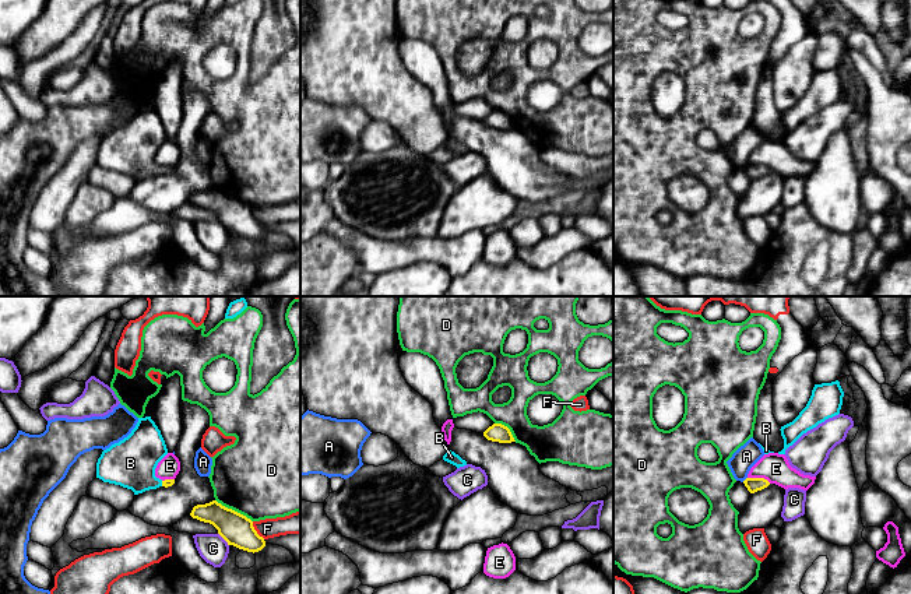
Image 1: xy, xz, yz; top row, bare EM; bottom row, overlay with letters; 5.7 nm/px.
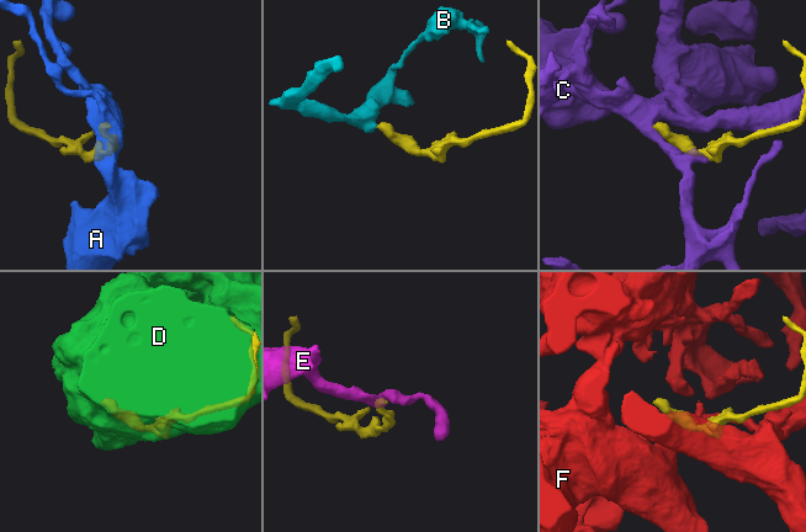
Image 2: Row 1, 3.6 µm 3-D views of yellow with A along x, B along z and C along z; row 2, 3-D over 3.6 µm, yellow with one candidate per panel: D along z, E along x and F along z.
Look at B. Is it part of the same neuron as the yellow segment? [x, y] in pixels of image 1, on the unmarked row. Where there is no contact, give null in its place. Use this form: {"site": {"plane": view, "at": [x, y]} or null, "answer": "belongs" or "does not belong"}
{"site": {"plane": "xy", "at": [162, 171]}, "answer": "belongs"}

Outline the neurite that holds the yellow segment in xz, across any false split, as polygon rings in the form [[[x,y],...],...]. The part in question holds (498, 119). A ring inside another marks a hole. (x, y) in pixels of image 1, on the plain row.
[[[493,110],[492,113],[489,113],[485,119],[483,123],[488,127],[492,129],[499,129],[499,130],[511,130],[516,129],[510,116],[502,110]]]

